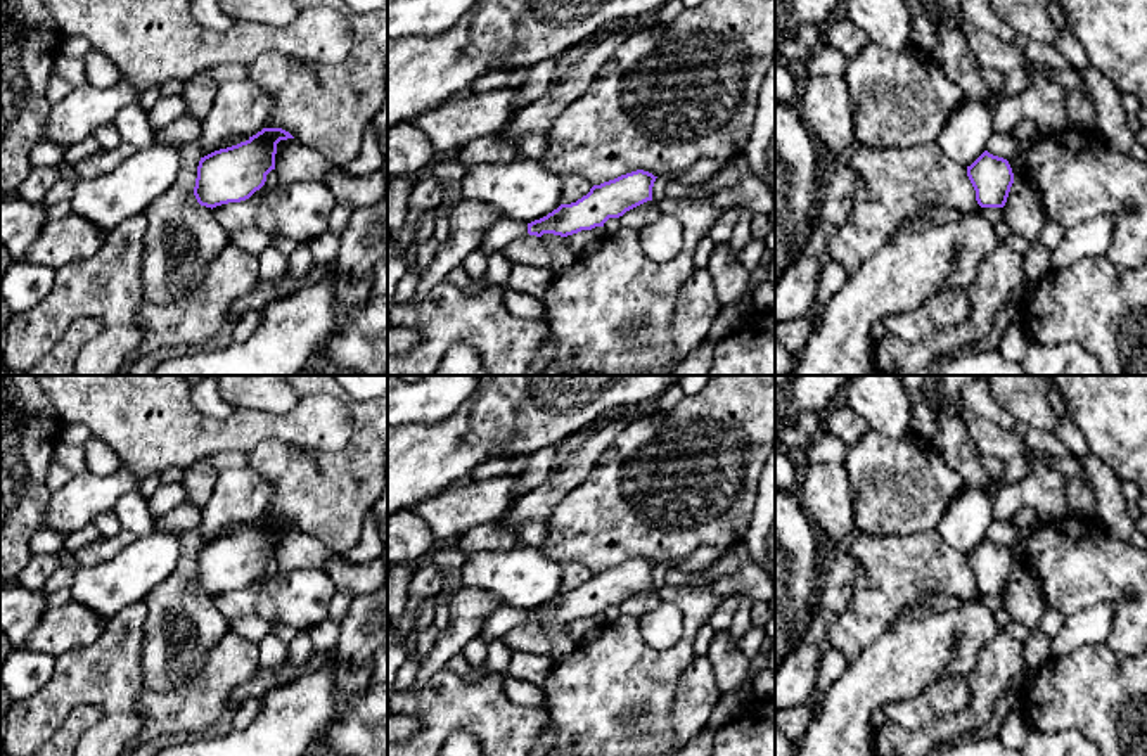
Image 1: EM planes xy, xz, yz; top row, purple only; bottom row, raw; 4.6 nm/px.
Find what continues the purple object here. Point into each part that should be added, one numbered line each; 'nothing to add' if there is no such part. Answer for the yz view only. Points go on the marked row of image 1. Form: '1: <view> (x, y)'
nothing to add

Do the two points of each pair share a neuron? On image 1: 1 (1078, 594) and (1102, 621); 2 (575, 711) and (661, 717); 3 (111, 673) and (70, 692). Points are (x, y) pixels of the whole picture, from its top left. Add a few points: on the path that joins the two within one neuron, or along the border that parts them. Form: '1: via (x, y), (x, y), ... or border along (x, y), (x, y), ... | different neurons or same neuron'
1: border along (1113, 602), (1094, 602), (1066, 616) | different neurons
2: via (595, 720), (640, 720) | same neuron
3: via (101, 675), (87, 675), (80, 682) | same neuron

